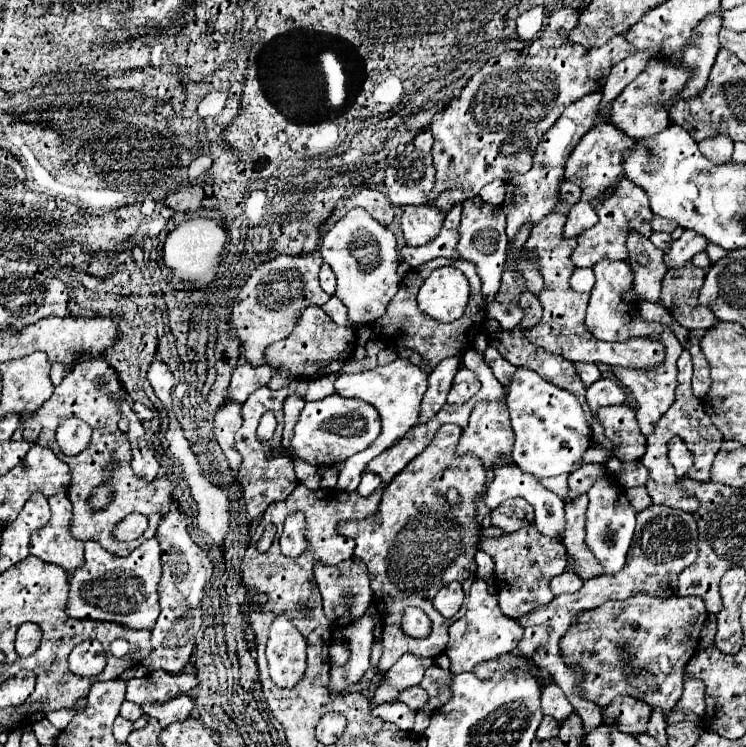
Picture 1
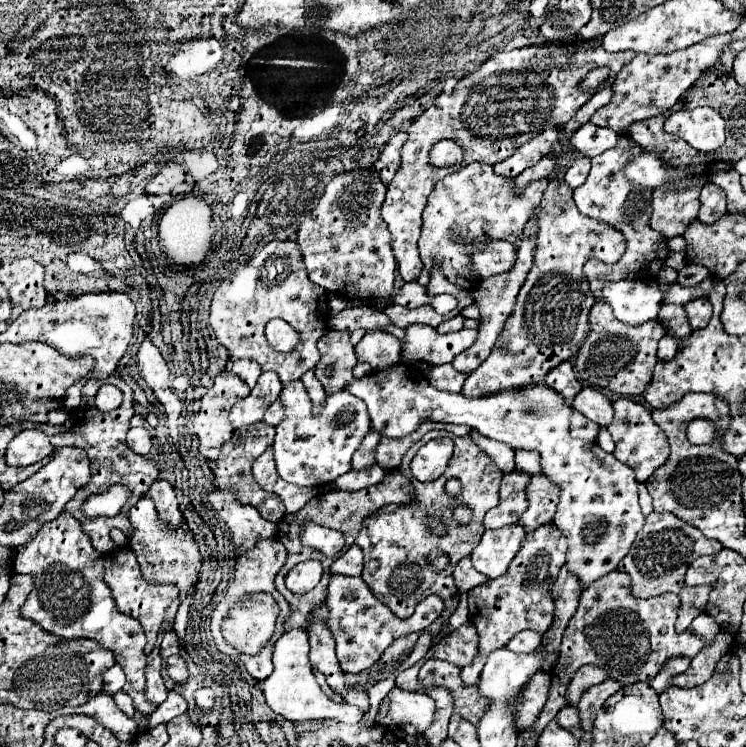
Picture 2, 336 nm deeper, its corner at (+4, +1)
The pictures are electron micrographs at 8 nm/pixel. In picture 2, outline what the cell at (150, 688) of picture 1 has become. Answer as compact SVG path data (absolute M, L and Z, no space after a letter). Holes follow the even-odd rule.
M64 511L56 521L44 525L28 545L18 547L14 569L16 573L26 573L34 577L34 589L30 591L28 599L20 609L24 619L36 621L44 631L52 635L58 635L64 639L92 639L104 645L106 649L112 649L116 663L121 665L126 673L124 693L128 693L134 699L134 709L146 715L138 723L140 731L146 731L148 717L150 713L156 711L152 703L144 701L144 685L146 685L144 667L146 667L147 656L143 649L146 645L146 637L136 619L116 609L110 589L102 581L104 555L92 547L90 537L82 531L80 521Z

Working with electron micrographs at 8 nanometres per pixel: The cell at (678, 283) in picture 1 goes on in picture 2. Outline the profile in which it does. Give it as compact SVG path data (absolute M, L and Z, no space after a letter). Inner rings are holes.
M696 299L696 301L690 301L686 305L686 313L688 313L688 319L690 319L690 325L692 329L702 329L708 325L710 317L712 317L712 305L708 299Z

